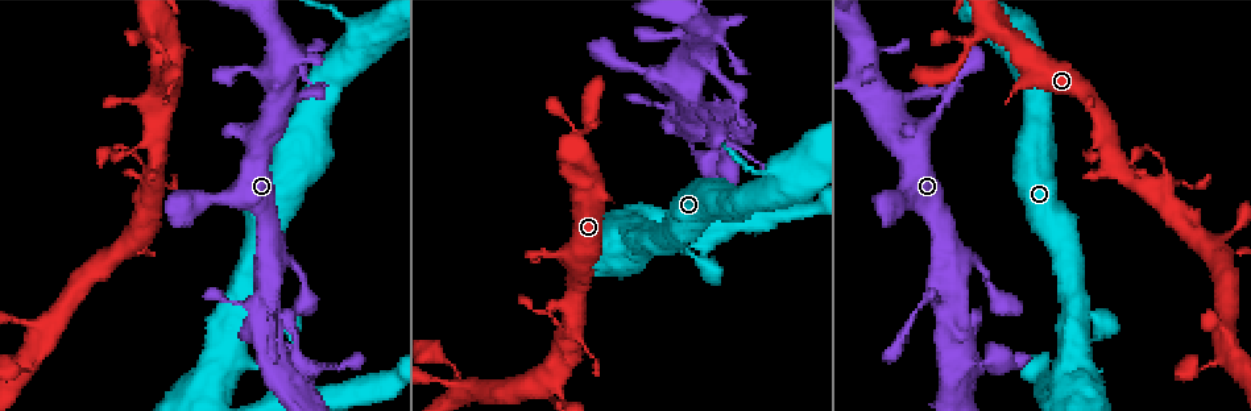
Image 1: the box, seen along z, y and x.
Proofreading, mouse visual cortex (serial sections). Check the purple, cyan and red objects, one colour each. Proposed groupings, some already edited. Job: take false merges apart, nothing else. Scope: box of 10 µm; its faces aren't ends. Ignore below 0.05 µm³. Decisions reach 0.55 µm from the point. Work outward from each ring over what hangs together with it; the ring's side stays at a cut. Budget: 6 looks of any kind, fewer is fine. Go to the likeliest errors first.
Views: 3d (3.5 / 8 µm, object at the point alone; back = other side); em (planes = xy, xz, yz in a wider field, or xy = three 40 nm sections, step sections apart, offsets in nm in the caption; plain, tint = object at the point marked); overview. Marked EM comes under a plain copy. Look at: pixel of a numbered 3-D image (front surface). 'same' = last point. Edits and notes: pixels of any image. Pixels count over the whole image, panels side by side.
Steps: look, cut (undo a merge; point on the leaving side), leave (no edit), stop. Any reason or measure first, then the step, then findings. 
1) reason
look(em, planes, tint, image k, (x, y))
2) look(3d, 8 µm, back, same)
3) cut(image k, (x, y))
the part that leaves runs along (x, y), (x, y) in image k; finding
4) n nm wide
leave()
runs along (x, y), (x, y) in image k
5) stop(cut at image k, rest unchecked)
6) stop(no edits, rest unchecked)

sharp bend
look(3d, 8 µm, image 1, (350, 24))

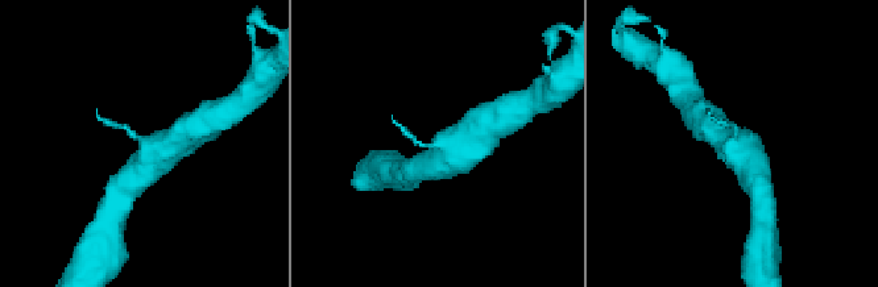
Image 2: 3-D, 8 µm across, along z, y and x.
look(em, xy, step 2, tint, same)

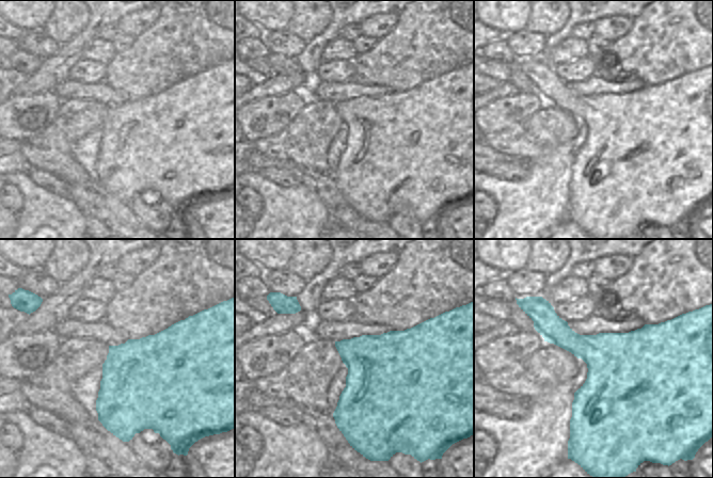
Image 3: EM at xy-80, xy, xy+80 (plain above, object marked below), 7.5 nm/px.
leave()
runs along (136, 177), (157, 150), (187, 130) in image 2; continuous, no second cell

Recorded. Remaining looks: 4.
looks like a crossing
look(3d, 3.5 µm, image 1, (152, 31))

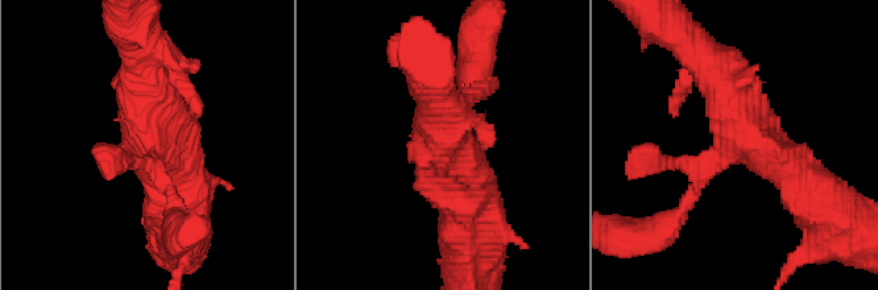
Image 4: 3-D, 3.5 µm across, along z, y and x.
4 arms; arms of 100, 200, 600, 600 nm; now the EM
look(em, planes, tint, image 4, (741, 144))

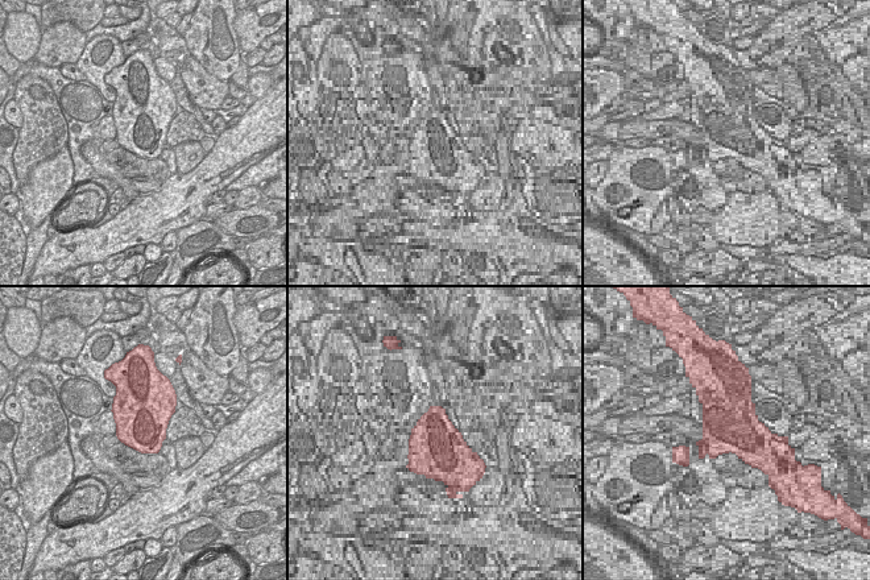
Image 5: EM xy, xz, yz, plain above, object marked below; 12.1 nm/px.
leave()
runs along (808, 193), (741, 144), (687, 201) in image 4; continuous, no second cell

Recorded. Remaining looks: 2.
look(3d, 3.5 µm, image 1, (756, 158))

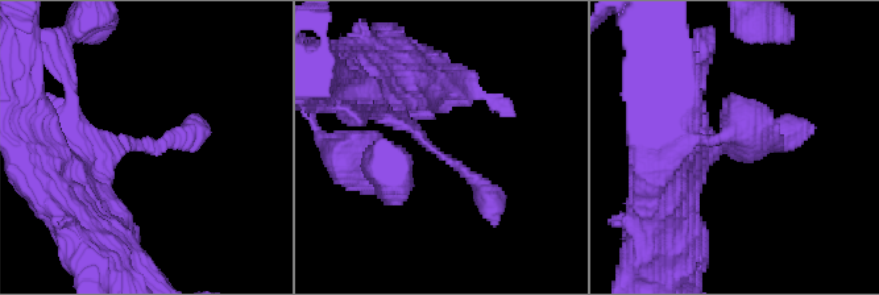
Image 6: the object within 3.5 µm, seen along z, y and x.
look(em, planes, tint, image 6, (440, 154))

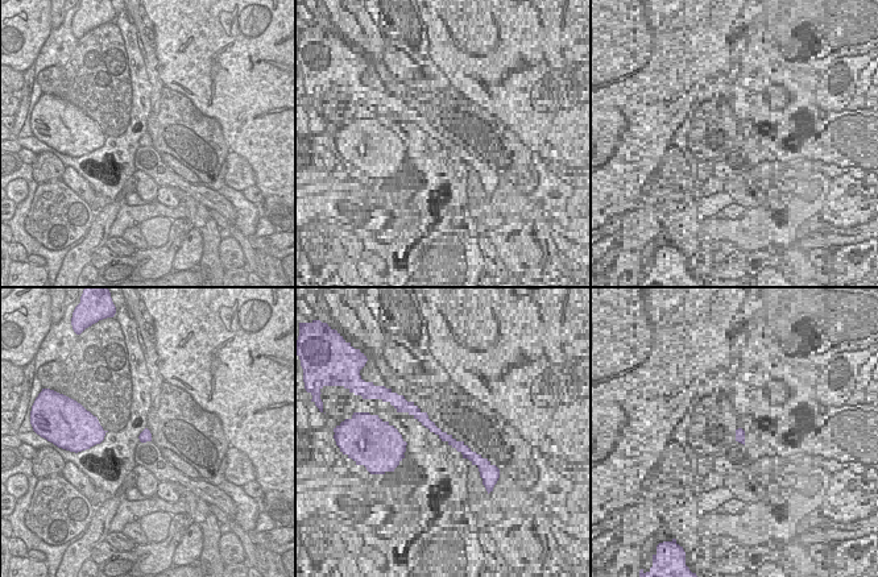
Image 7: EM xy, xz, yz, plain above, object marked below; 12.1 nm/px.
leave()
runs along (369, 102), (482, 186), (494, 214) in image 6; one cell here

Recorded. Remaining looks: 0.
stop(no edits, rest unchecked)

